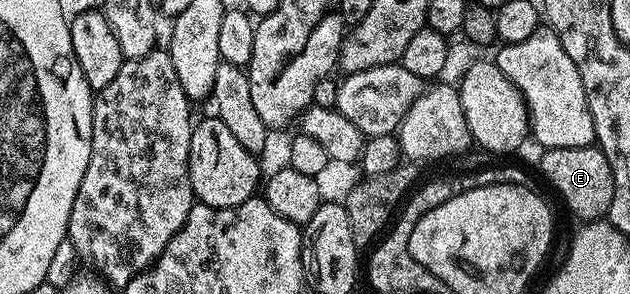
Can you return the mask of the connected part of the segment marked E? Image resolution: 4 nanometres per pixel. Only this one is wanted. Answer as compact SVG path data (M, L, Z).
M596 145L588 147L548 147L541 152L538 167L554 186L554 191L566 202L566 207L578 221L602 221L610 214L614 196L612 165Z

